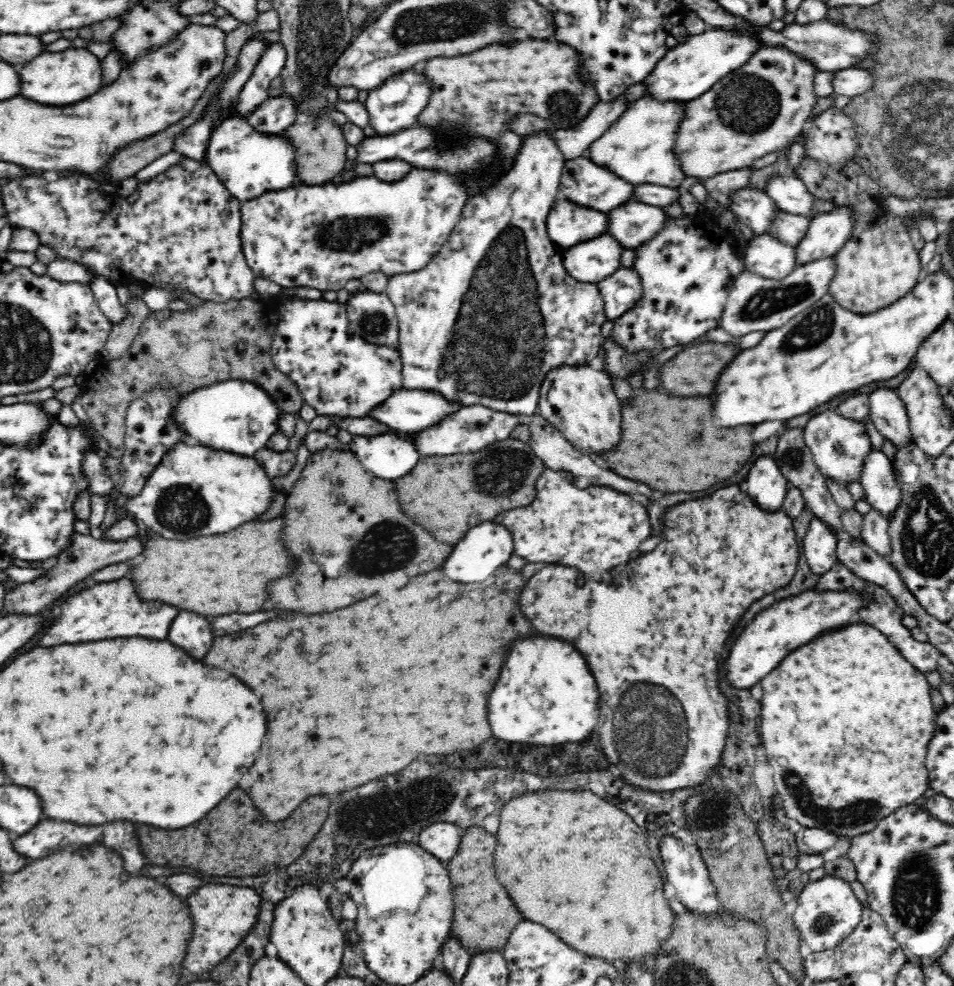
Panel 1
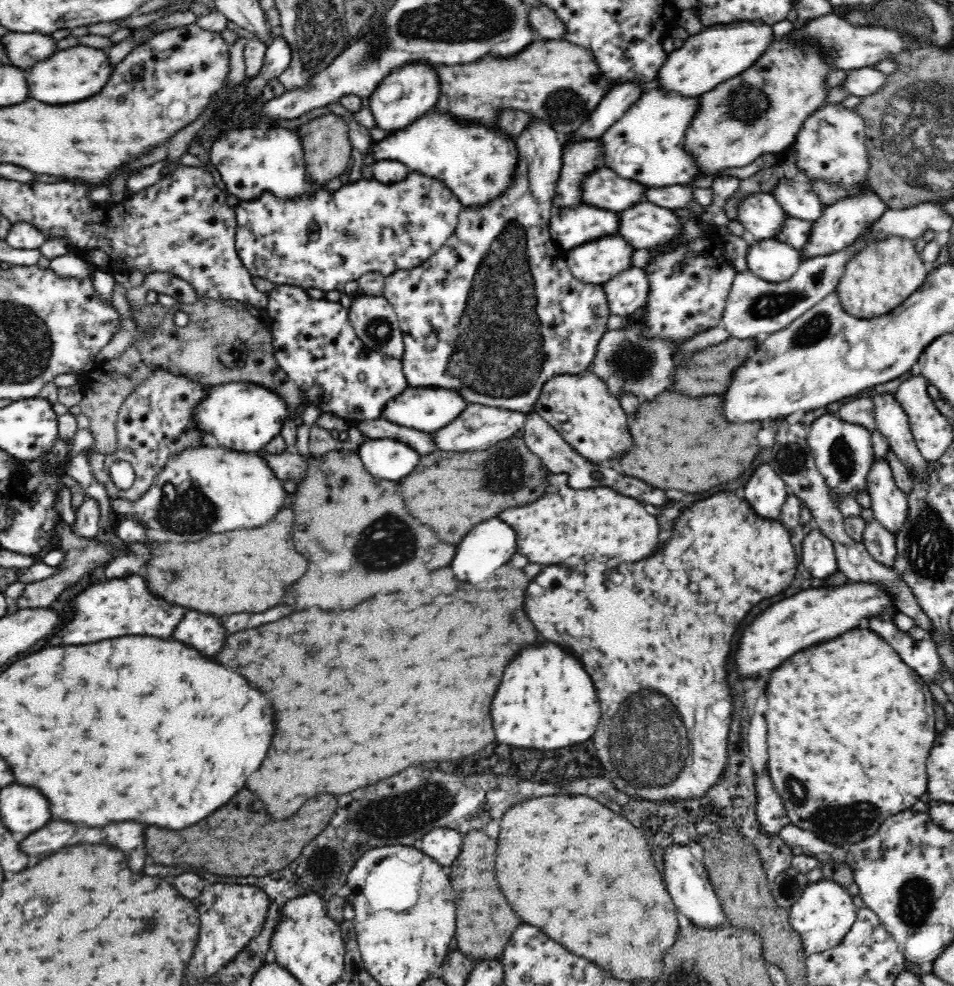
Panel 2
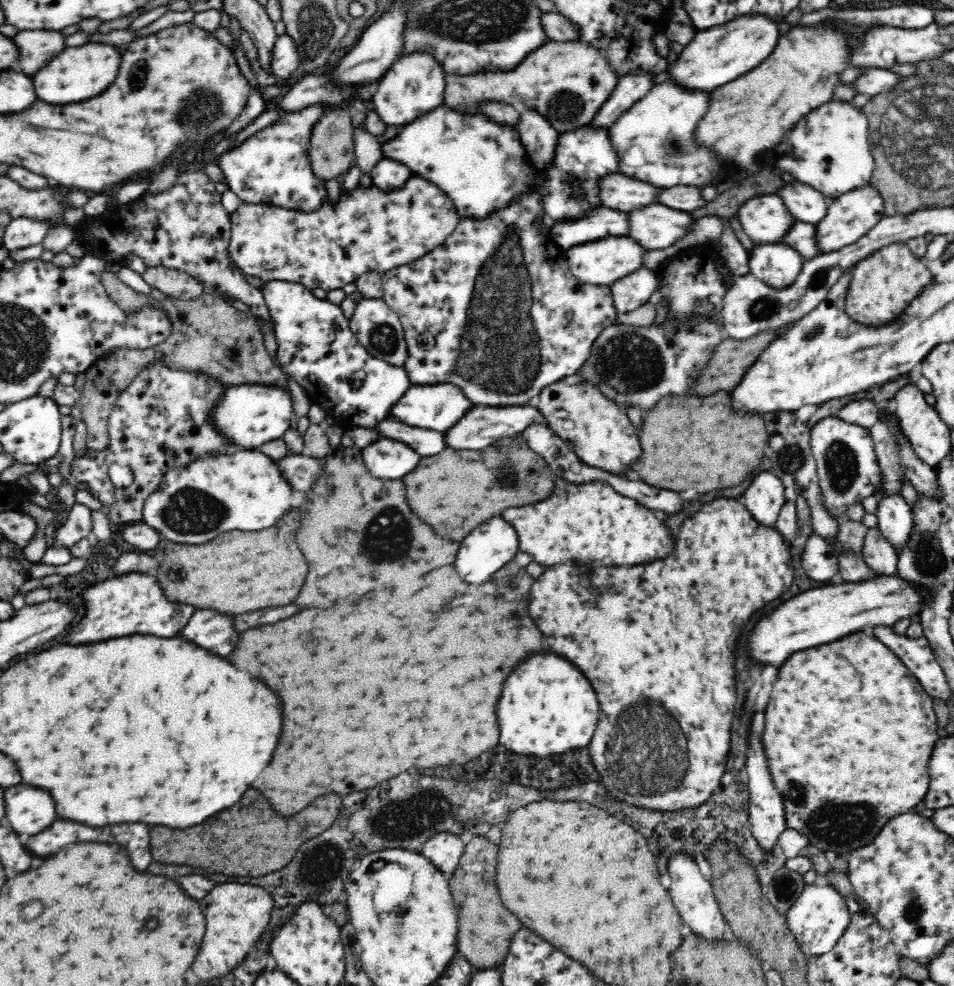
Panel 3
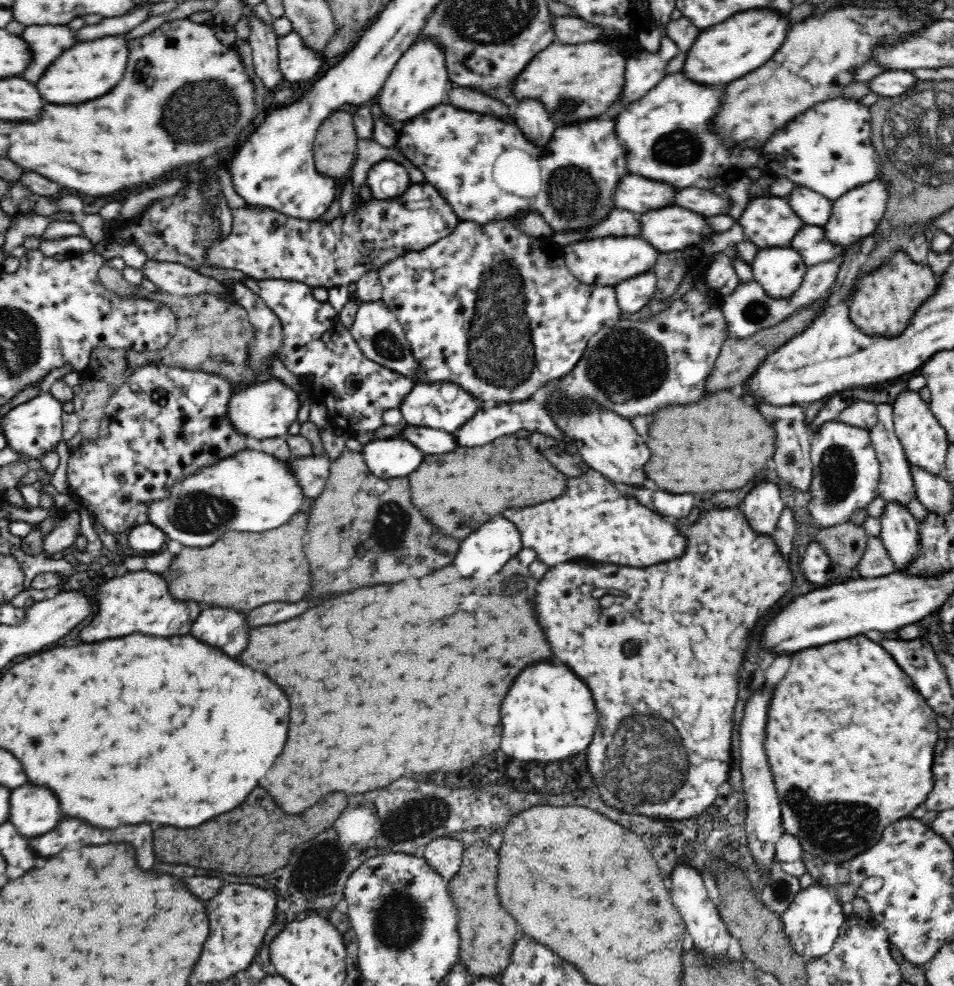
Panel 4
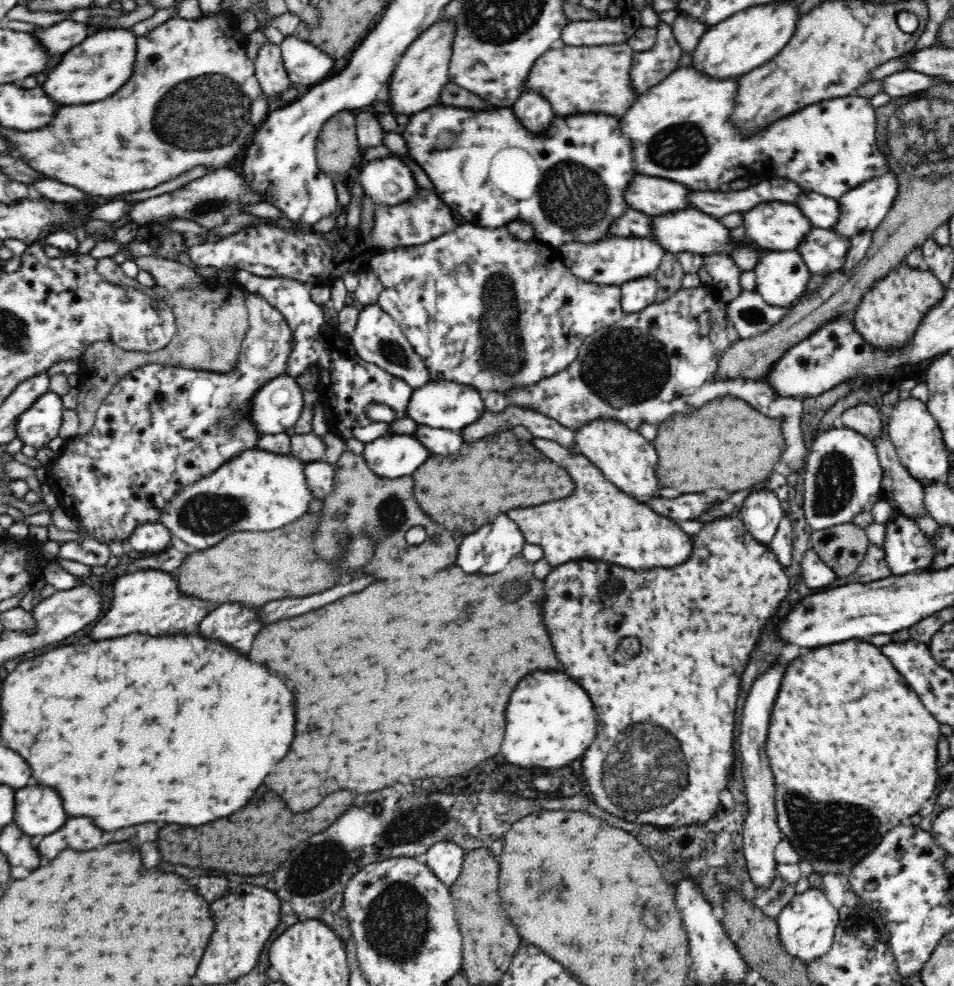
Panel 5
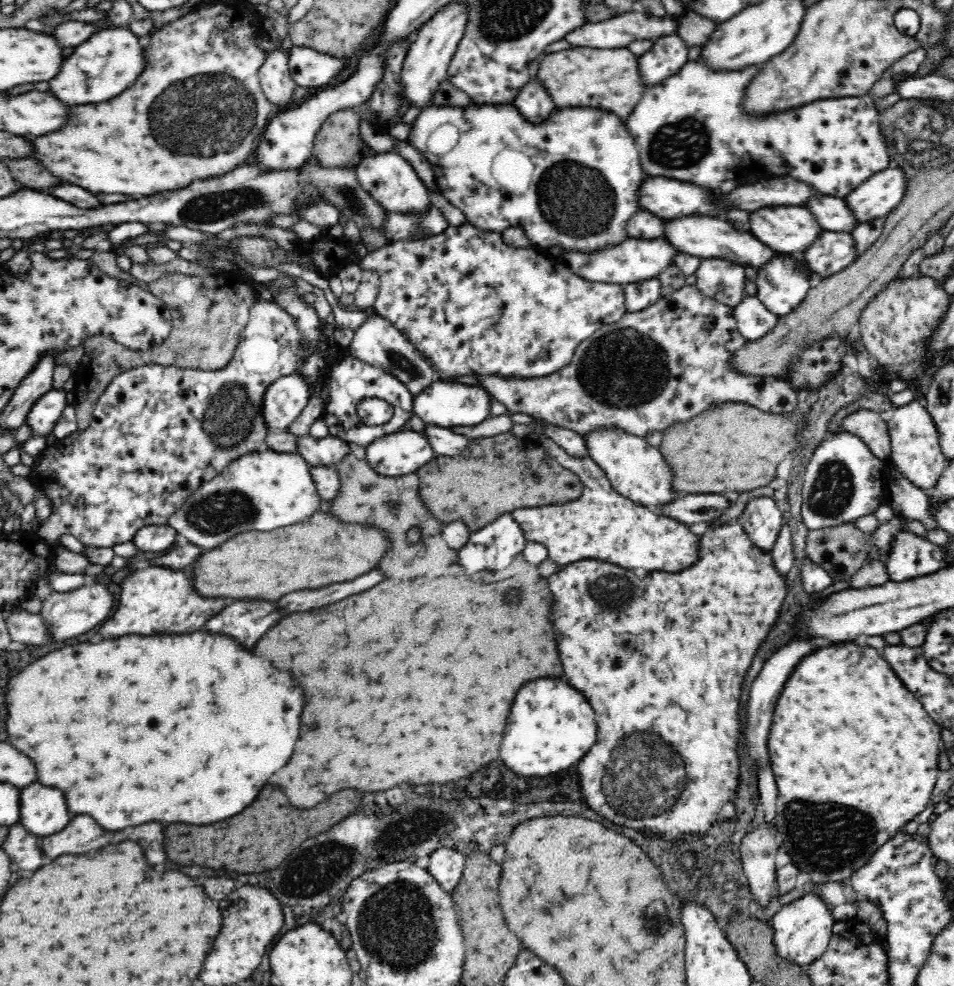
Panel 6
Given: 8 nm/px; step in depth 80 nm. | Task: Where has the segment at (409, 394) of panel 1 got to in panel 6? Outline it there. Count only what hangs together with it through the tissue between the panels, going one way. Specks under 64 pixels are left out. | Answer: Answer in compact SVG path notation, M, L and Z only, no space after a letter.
M454 380L434 381L426 390L413 397L413 409L428 424L444 428L476 426L490 416L492 397L482 386L457 383Z

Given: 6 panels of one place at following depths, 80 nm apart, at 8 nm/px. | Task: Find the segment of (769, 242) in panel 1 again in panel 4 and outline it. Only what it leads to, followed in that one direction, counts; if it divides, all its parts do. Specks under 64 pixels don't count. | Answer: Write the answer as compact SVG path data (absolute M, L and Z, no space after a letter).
M791 246L759 249L751 267L753 280L776 300L789 299L800 288L807 269L801 254Z

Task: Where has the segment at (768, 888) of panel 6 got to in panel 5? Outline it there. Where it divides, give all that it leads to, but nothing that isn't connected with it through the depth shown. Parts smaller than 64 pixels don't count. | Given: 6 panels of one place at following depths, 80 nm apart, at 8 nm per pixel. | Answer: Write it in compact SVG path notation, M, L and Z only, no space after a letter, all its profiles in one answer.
M774 662L752 686L744 710L742 710L742 724L740 724L740 754L742 754L742 774L746 784L746 798L748 800L748 816L744 824L744 859L750 880L758 890L766 888L777 877L777 862L775 846L782 839L782 832L776 824L776 808L774 808L774 776L770 772L768 756L766 756L766 736L768 736L768 720L782 686L786 666Z

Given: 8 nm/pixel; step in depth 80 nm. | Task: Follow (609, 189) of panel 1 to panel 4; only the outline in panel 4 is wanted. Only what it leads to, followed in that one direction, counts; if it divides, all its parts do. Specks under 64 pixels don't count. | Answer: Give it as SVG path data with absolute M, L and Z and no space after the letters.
M626 175L620 179L614 192L614 202L618 208L626 208L632 212L648 212L654 208L674 206L676 188L664 182L652 182L637 175Z

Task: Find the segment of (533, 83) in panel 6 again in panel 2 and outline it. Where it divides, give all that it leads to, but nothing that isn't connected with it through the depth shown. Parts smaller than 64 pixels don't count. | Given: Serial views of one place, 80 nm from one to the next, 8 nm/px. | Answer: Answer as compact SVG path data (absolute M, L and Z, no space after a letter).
M533 120L515 138L519 159L512 186L496 200L486 203L483 207L464 207L461 209L459 221L451 237L430 258L414 266L414 268L398 269L384 278L383 296L396 311L402 330L404 354L401 358L403 373L410 387L436 387L457 390L468 403L483 404L494 408L517 410L532 413L532 404L538 400L542 387L556 375L578 375L584 373L596 354L596 346L600 338L607 332L606 323L611 310L603 285L586 284L578 280L566 264L564 254L557 242L552 238L549 224L553 213L552 200L555 196L556 180L562 168L563 136L556 133L543 121Z

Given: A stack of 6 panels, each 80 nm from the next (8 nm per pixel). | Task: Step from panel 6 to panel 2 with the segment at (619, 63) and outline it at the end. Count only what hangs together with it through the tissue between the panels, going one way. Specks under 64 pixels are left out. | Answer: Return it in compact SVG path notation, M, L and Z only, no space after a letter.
M564 39L540 40L514 58L486 58L468 66L437 66L442 84L436 112L448 112L460 120L496 127L496 110L513 108L540 118L563 137L578 132L586 122L586 108L590 114L608 95L610 79L605 78L589 48Z

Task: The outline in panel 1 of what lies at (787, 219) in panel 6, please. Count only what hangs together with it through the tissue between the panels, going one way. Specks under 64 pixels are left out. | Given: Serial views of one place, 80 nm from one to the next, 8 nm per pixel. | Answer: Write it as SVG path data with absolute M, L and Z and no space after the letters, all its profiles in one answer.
M746 187L732 196L730 210L756 237L769 234L780 212L774 200L765 191Z

